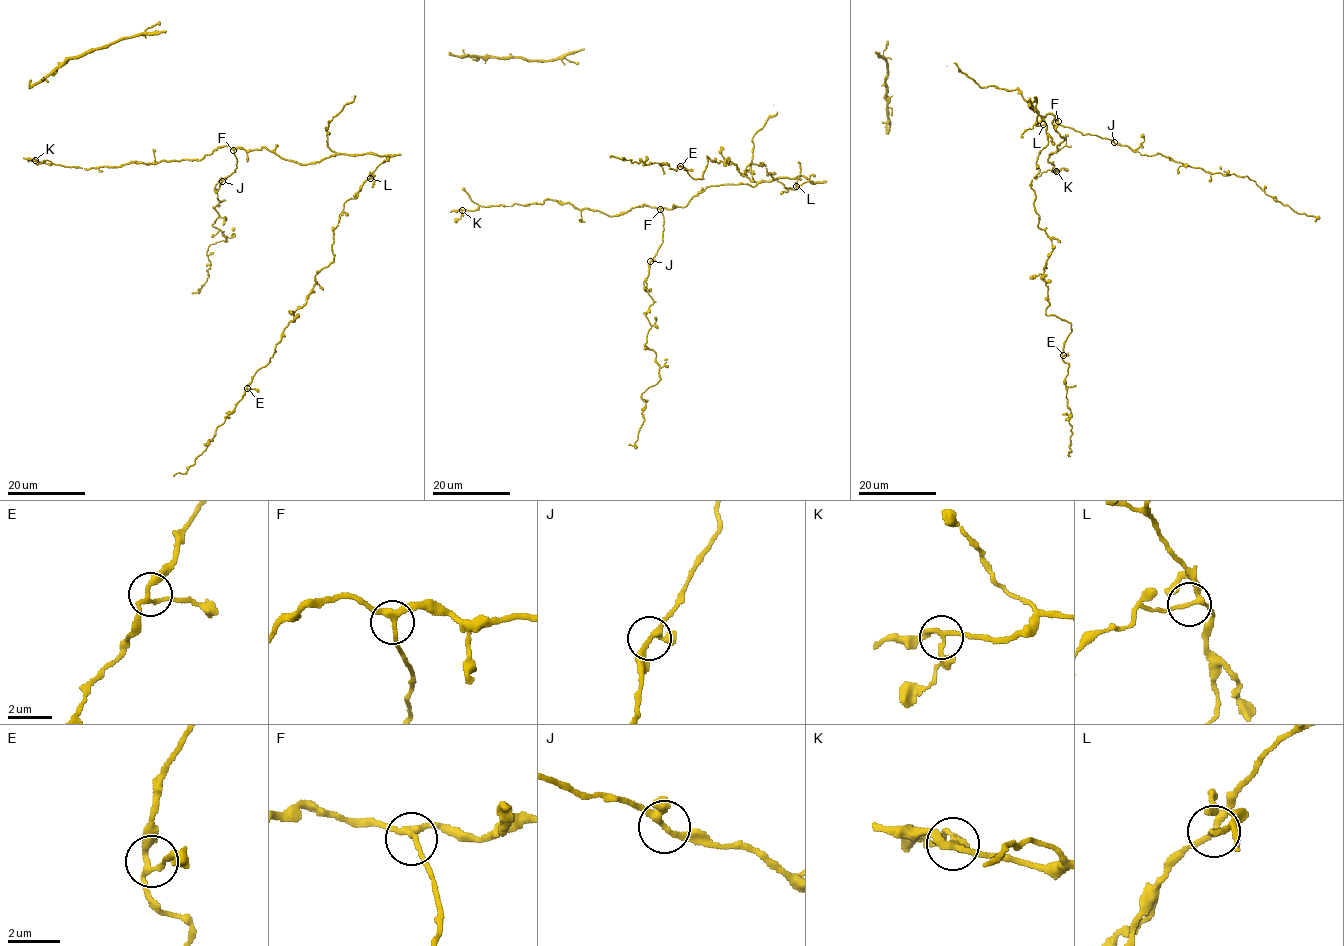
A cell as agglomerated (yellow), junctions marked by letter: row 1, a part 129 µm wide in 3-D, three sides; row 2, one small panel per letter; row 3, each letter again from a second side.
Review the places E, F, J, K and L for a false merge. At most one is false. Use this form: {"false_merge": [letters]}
{"false_merge": []}

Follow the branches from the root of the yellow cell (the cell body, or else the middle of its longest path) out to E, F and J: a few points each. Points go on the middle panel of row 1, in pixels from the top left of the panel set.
E: (705, 189), (800, 176), (812, 182), (785, 188), (760, 162), (744, 174), (708, 156), (698, 179), (680, 166)
F: (705, 189), (684, 207), (660, 209)
J: (705, 189), (684, 207), (661, 208), (663, 242), (650, 261)

